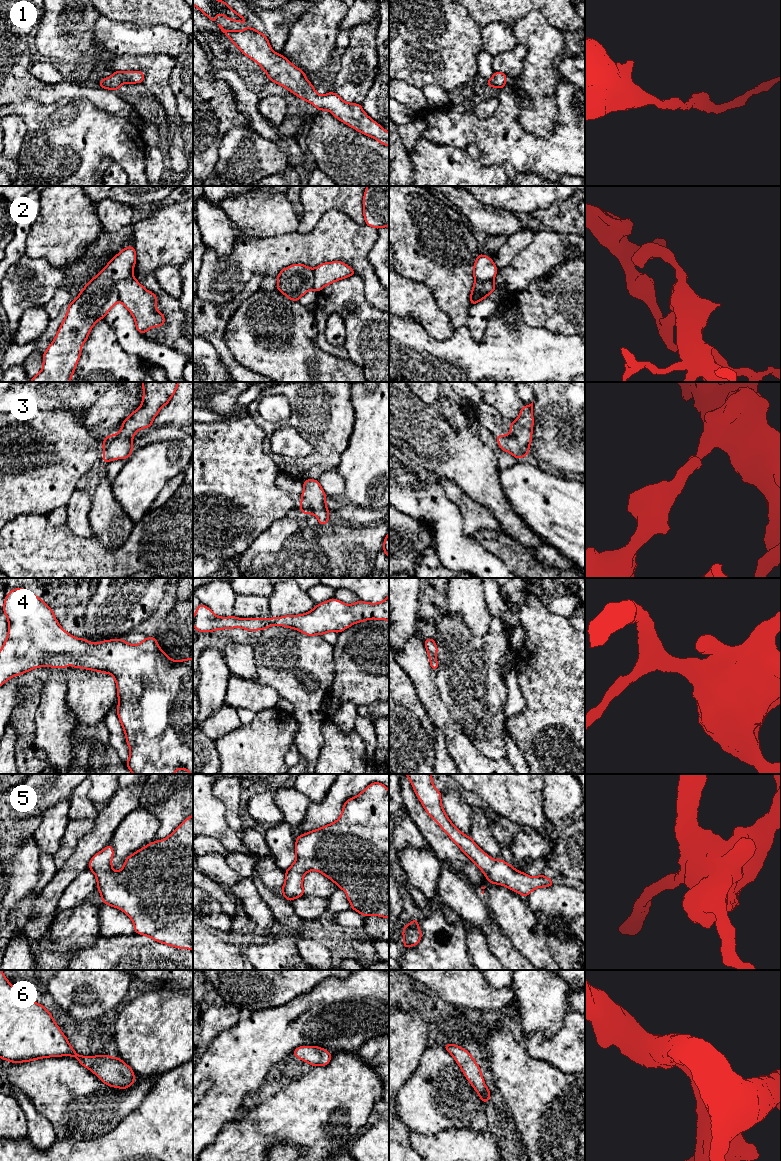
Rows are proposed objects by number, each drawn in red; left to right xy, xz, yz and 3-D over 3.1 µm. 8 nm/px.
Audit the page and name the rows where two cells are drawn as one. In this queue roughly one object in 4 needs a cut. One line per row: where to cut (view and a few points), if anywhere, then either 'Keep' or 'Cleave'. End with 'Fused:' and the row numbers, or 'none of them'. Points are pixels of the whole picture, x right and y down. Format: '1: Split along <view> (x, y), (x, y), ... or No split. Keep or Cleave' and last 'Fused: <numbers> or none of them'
1: No split. Keep
2: Split along xy (132, 275), (121, 278), (118, 281), (118, 300). Cleave
3: No split. Keep
4: No split. Keep
5: No split. Keep
6: No split. Keep
Fused: 2

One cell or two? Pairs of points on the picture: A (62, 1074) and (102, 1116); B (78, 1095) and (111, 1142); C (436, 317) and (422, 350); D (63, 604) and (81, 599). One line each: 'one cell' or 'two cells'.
A: one cell
B: two cells
C: two cells
D: one cell

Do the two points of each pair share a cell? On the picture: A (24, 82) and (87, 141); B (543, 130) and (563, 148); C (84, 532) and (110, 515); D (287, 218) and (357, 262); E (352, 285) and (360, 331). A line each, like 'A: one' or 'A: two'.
A: two
B: two
C: two
D: two
E: one

